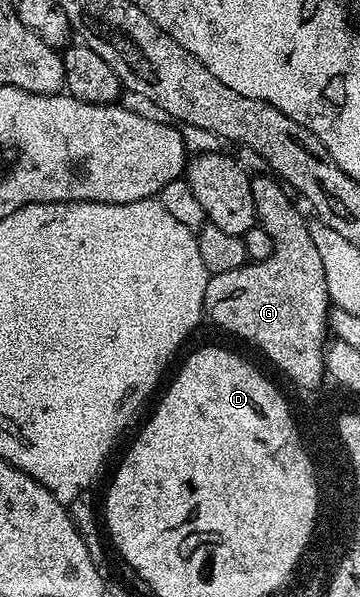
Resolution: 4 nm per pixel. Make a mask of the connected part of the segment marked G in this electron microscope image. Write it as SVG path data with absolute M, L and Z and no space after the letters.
M266 175L251 176L251 193L258 227L273 238L273 254L264 260L243 264L237 270L211 276L203 285L203 311L208 321L211 319L229 335L240 336L245 343L260 348L287 375L291 384L299 380L300 384L310 385L319 378L319 345L329 338L333 296L327 291L325 266L321 266L321 254L317 254L317 246L313 246L309 220L291 201L292 193L274 175Z

